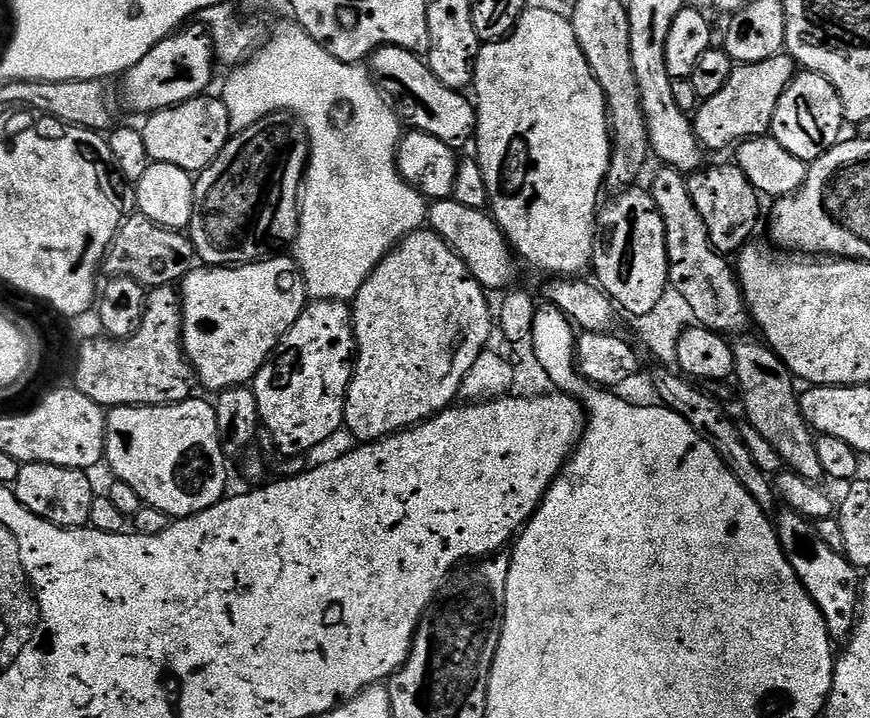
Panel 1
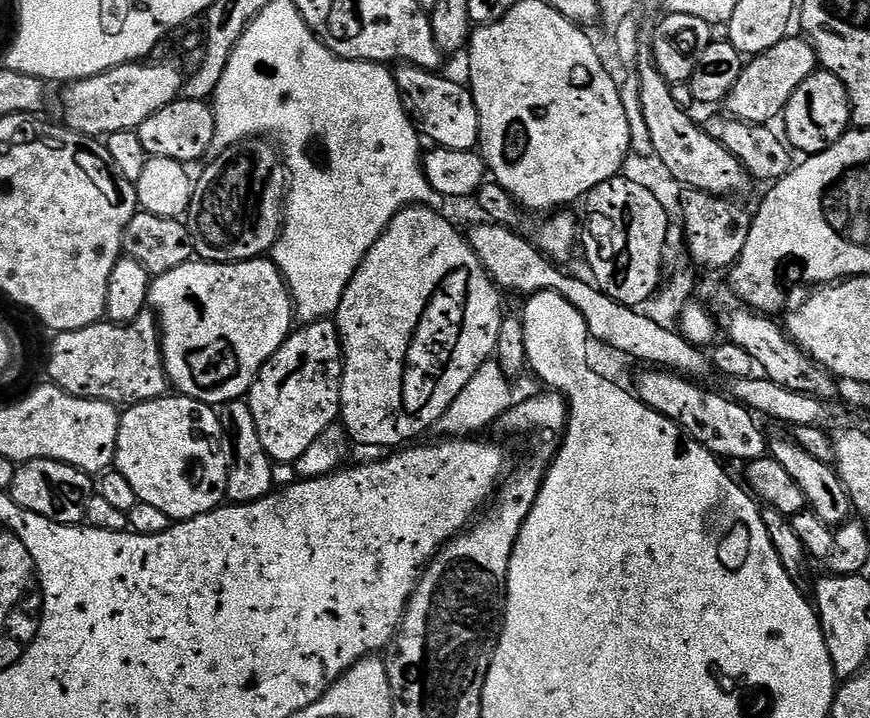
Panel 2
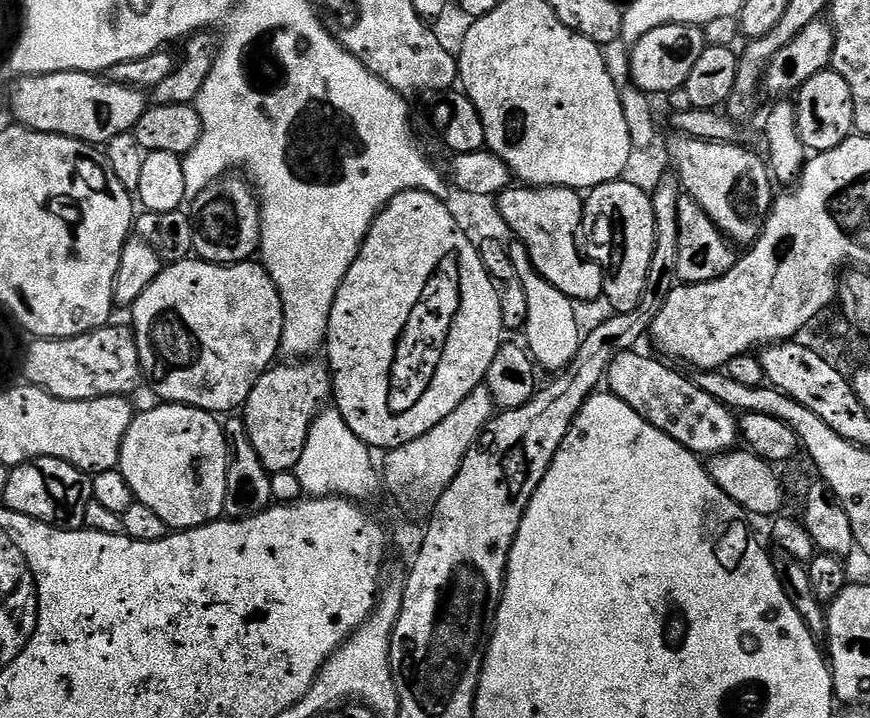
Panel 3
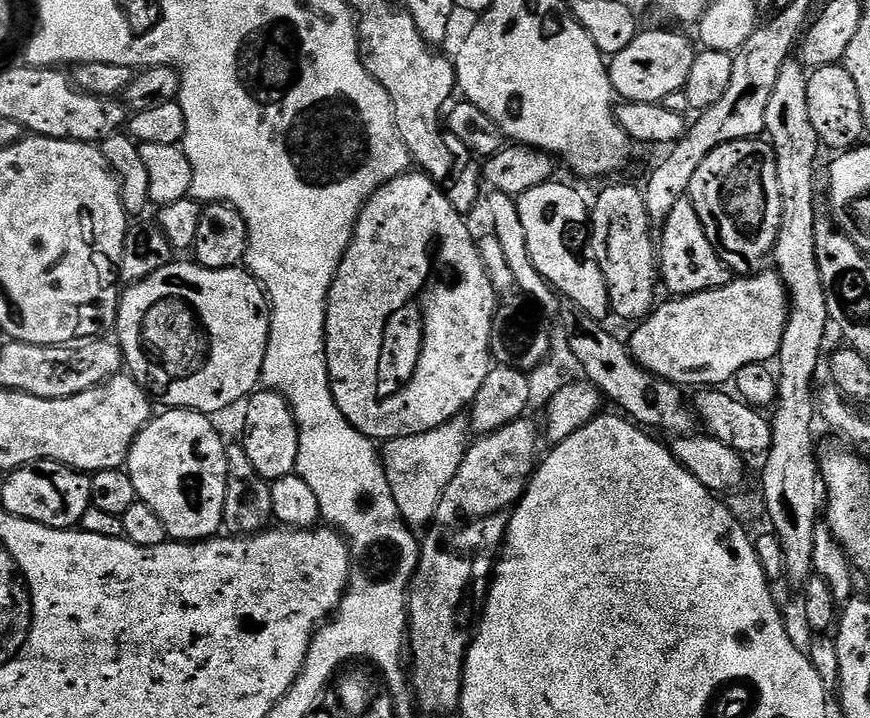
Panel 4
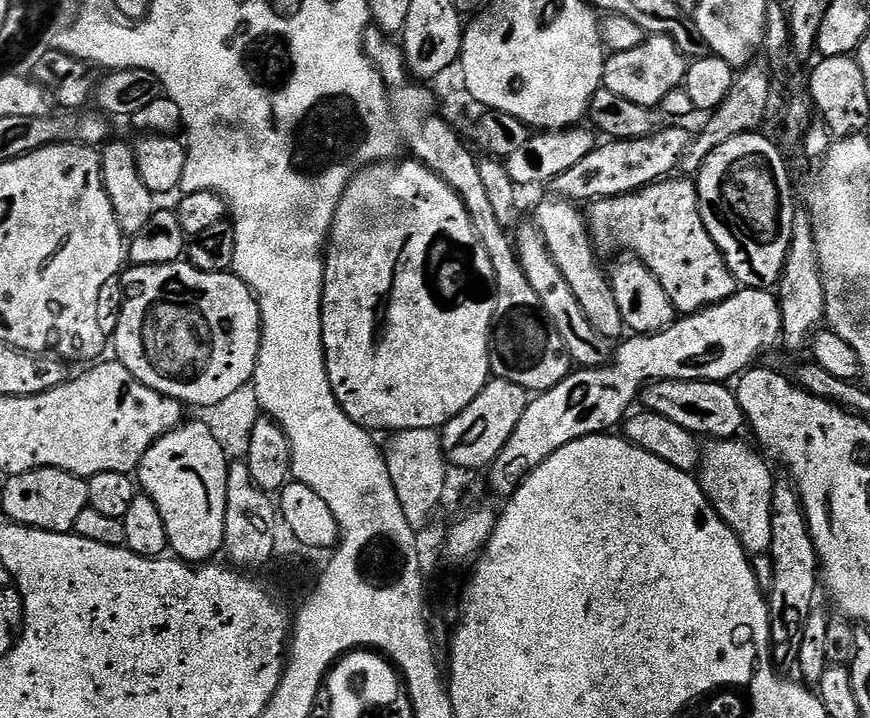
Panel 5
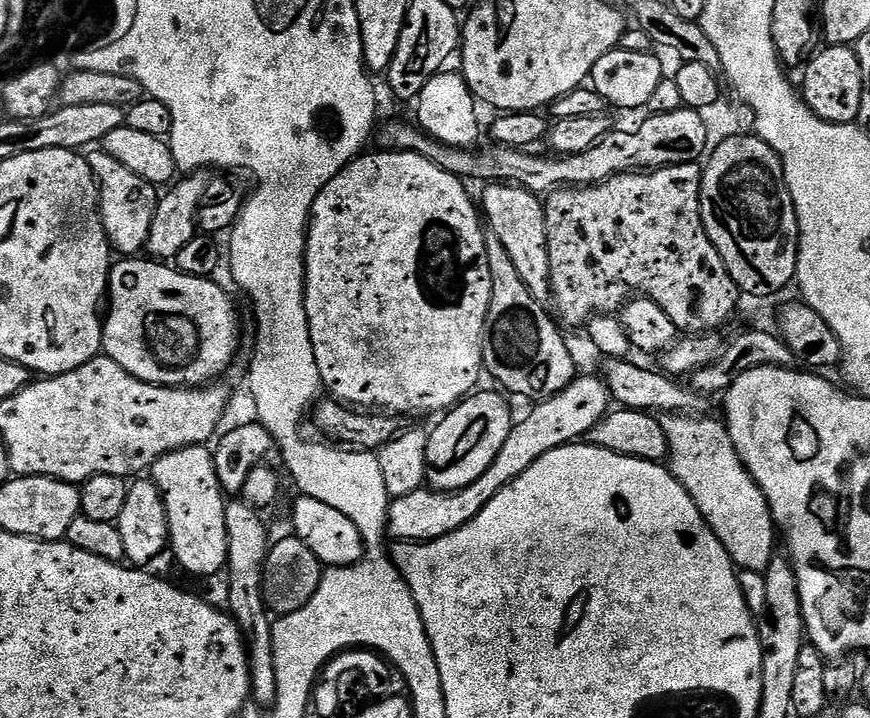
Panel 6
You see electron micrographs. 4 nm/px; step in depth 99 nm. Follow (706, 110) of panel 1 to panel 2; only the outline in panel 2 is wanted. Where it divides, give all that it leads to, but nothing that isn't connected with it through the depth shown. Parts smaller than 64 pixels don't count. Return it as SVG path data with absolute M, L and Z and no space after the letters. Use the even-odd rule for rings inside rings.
M789 35L778 46L770 46L760 56L753 56L745 63L738 82L734 82L734 90L730 90L726 101L727 115L733 120L744 120L747 124L771 125L772 119L783 113L790 102L794 90L806 82L812 73L817 71L816 50L807 39L799 35Z

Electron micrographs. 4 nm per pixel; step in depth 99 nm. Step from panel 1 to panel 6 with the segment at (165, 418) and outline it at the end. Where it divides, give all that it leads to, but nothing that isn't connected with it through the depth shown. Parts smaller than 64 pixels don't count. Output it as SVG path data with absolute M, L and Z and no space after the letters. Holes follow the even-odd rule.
M204 446L167 452L152 465L150 479L164 496L170 552L176 555L177 562L192 576L223 573L228 562L228 531L224 513L226 493L215 472L213 453Z

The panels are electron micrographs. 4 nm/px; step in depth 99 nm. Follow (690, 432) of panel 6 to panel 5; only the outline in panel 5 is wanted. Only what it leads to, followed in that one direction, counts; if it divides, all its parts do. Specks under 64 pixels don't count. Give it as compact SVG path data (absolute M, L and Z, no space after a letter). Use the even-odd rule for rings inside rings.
M737 438L705 443L700 454L698 479L700 489L722 522L726 522L726 526L740 539L745 552L753 557L763 557L770 550L770 506L774 479L768 469L769 461L751 443L743 444L742 441Z

